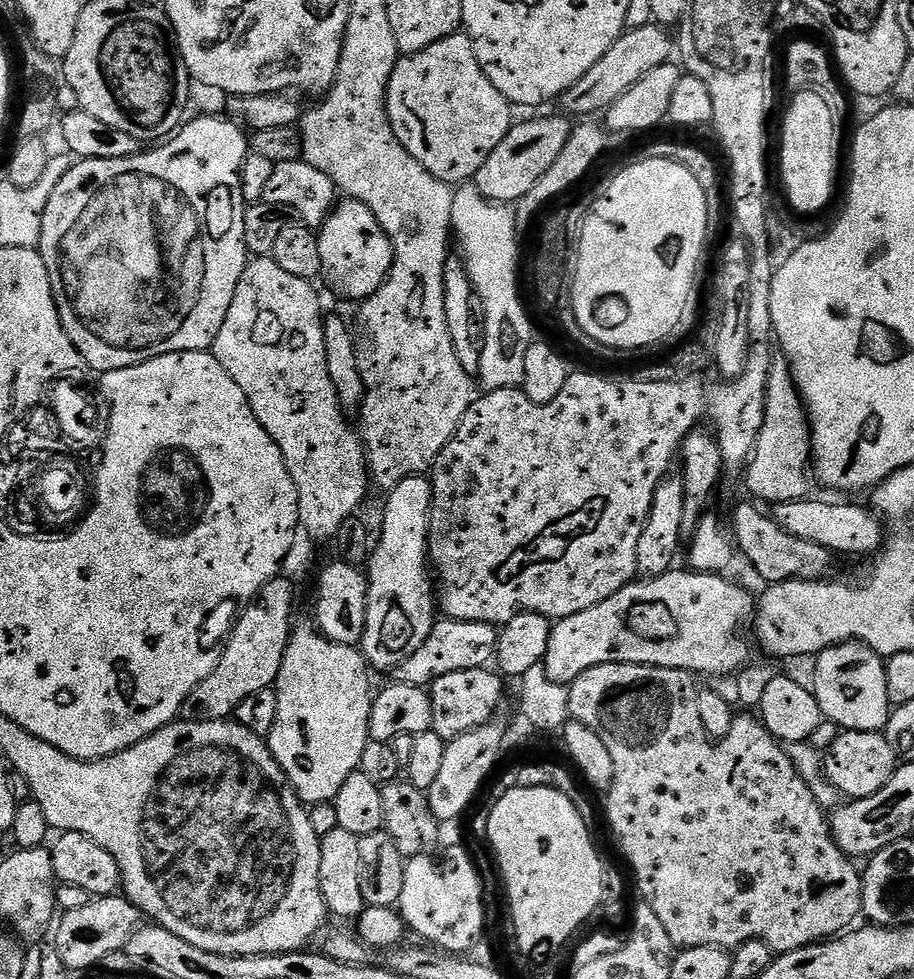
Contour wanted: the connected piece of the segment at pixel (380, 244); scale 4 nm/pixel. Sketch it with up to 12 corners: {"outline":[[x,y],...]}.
{"outline":[[341,199],[319,227],[323,279],[363,302],[386,283],[392,240]]}

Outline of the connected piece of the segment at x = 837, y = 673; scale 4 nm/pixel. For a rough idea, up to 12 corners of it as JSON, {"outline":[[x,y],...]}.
{"outline":[[859,642],[815,657],[816,701],[845,732],[888,725],[885,657]]}

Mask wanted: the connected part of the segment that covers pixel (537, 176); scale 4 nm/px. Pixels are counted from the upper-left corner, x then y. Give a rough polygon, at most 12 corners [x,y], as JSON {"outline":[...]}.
{"outline":[[567,115],[513,123],[474,187],[512,206],[572,133]]}

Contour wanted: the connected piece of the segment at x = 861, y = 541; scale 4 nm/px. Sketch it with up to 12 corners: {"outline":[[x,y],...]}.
{"outline":[[803,498],[770,516],[833,554],[879,553],[886,528],[871,507]]}

